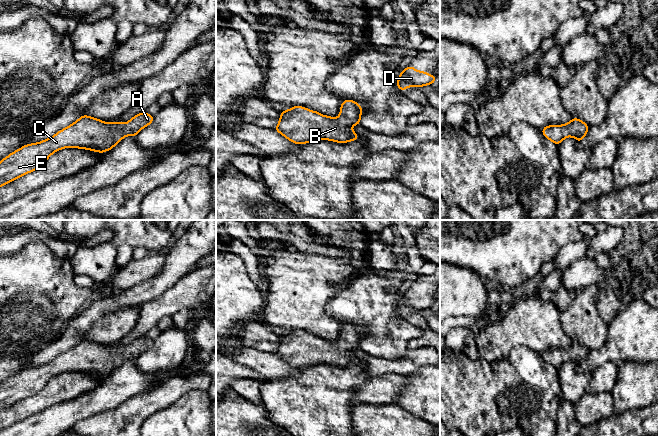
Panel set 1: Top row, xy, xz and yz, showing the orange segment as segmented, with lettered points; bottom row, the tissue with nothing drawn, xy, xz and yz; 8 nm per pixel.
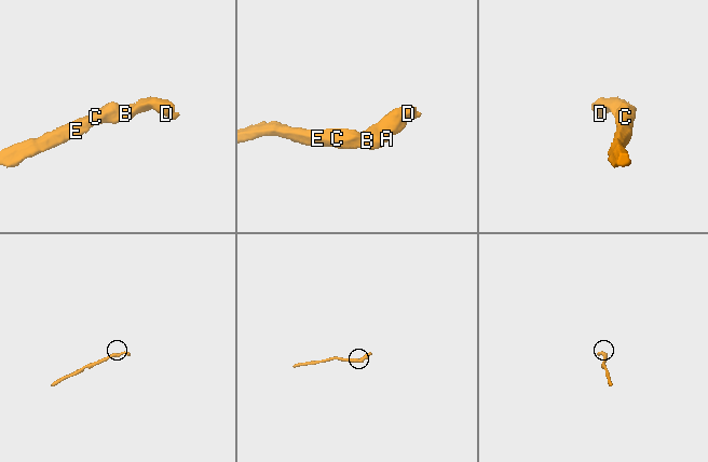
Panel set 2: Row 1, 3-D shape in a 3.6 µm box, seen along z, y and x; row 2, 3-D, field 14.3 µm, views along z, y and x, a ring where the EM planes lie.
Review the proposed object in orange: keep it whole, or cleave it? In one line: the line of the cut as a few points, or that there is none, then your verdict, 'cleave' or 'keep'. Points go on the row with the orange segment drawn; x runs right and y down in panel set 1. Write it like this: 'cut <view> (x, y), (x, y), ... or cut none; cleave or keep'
cut none; keep

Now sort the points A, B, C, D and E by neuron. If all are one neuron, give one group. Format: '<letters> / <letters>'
A B C D E

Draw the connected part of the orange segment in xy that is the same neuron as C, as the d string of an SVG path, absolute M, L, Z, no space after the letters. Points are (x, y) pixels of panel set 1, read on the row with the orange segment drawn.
M148 112L139 113L127 123L108 123L83 115L54 136L22 146L0 161L0 187L40 168L56 151L80 148L103 153L125 136L136 136L154 120Z

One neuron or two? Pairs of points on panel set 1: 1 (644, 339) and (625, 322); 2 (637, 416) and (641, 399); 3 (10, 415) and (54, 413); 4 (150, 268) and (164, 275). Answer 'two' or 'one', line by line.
1: one
2: two
3: two
4: two

